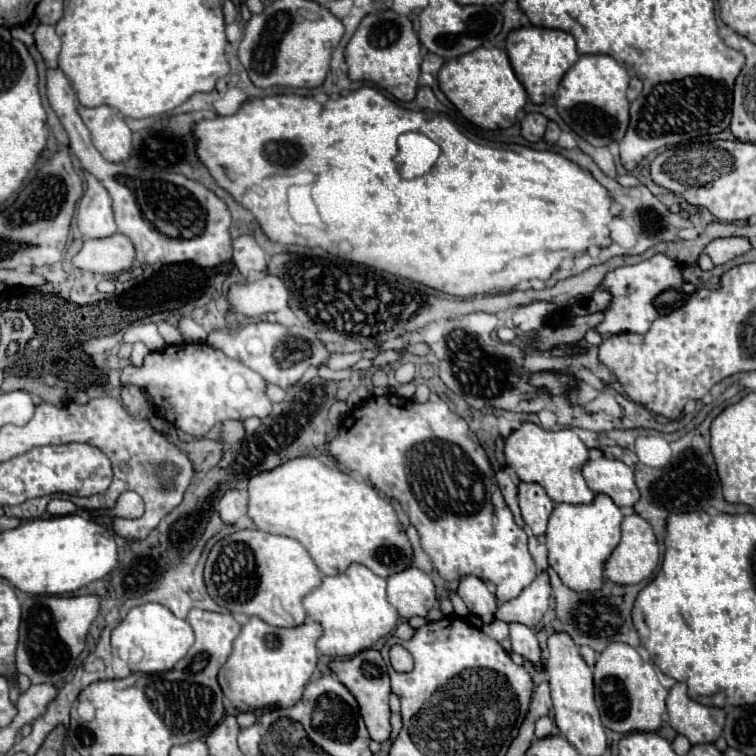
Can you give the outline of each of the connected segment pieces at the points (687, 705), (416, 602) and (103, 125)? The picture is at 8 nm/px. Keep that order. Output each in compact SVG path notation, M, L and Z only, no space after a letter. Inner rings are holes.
M675 683L667 697L669 725L685 735L691 745L715 743L723 731L725 711L719 707L705 707L687 695L685 683Z
M409 567L387 579L387 599L403 619L417 615L427 617L427 613L437 605L437 591L427 573Z
M107 105L101 107L77 107L85 127L91 133L91 141L97 151L111 163L121 163L131 153L131 129L123 117Z

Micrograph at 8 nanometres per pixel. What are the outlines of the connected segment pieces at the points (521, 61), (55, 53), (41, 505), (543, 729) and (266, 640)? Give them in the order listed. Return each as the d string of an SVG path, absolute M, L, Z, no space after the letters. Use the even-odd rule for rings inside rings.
M521 27L511 31L507 37L507 55L519 81L525 85L529 99L537 105L549 101L555 95L557 85L563 79L565 71L579 59L575 39L571 33L543 27Z
M39 25L37 31L33 33L35 37L35 45L39 49L39 53L43 55L43 61L47 65L47 69L57 69L57 59L59 59L59 51L61 51L61 39L55 33L55 27L51 25Z
M49 495L47 497L37 497L37 499L29 499L17 507L5 507L5 515L7 517L17 517L21 521L27 521L27 519L37 519L37 517L43 517L45 515L45 505L49 503Z
M541 717L535 723L535 737L537 739L547 739L555 733L555 723L551 721L551 717Z
M251 617L247 625L243 625L241 633L237 635L235 643L233 643L233 653L229 655L227 663L221 667L219 671L219 685L225 693L225 697L233 703L235 709L239 711L257 711L261 707L293 707L303 691L305 685L309 683L315 667L317 667L317 639L323 635L323 627L315 621L307 621L299 627L291 627L291 629L281 629L281 627L273 627L265 621L261 621L259 617Z

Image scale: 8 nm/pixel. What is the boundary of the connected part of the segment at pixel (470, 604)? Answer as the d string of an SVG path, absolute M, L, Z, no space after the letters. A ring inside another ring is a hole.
M465 577L459 583L457 595L465 601L467 609L473 615L477 615L485 625L495 621L495 611L497 611L495 595L487 591L485 583L479 577Z

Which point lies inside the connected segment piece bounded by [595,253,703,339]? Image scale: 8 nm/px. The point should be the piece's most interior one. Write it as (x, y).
(632, 309)

